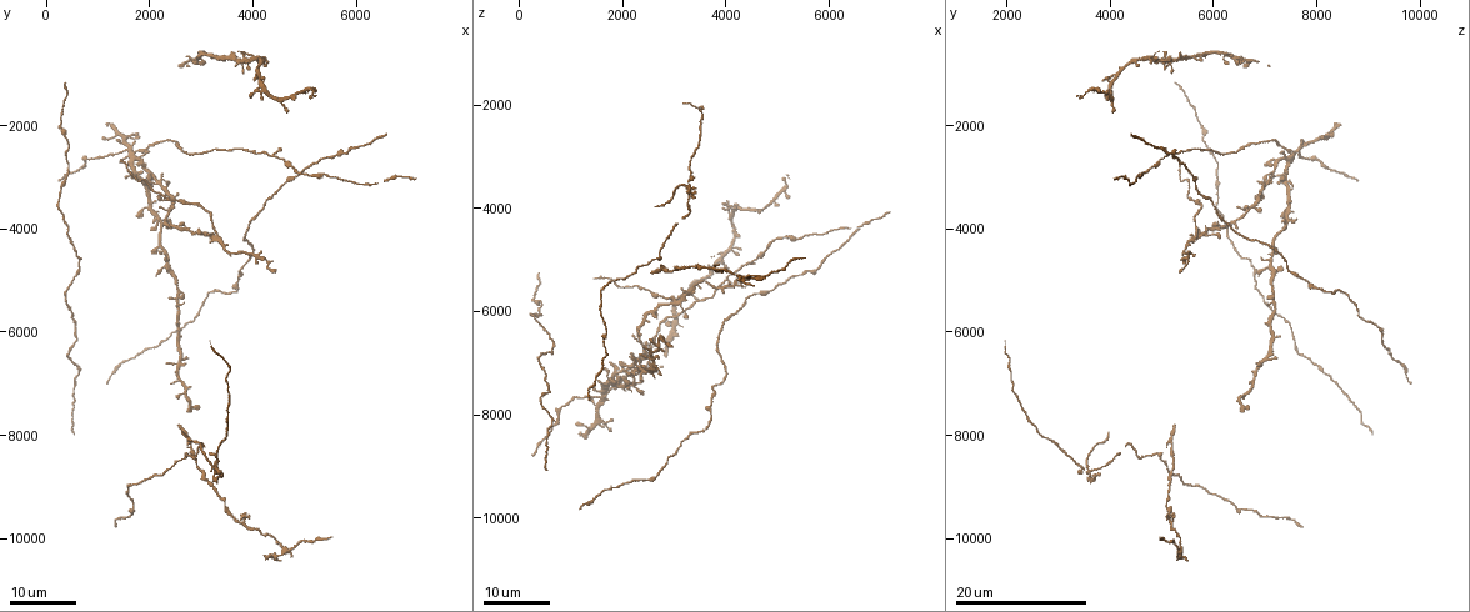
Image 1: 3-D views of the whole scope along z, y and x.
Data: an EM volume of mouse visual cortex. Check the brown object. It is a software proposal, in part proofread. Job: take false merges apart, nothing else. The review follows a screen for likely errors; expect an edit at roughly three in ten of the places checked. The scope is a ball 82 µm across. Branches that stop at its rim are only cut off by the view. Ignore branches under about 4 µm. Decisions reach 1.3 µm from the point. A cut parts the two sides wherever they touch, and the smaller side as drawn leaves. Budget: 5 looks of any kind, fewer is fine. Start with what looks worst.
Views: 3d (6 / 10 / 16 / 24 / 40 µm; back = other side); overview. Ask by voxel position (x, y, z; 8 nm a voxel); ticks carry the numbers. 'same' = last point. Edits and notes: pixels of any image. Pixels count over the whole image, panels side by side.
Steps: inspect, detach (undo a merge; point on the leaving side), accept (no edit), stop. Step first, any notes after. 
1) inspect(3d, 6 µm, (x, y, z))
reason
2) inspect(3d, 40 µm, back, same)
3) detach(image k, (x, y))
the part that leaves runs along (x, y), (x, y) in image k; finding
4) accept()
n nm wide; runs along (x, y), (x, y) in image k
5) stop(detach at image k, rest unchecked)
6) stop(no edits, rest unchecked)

inspect(3d, 24 µm, (4400, 2550, 5100))
branch point

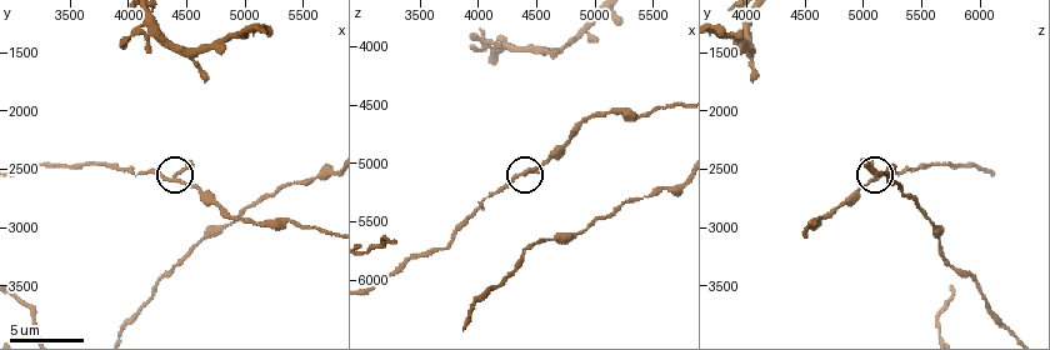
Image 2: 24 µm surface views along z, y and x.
inspect(3d, 10 µm, (4420, 2580, 5100))

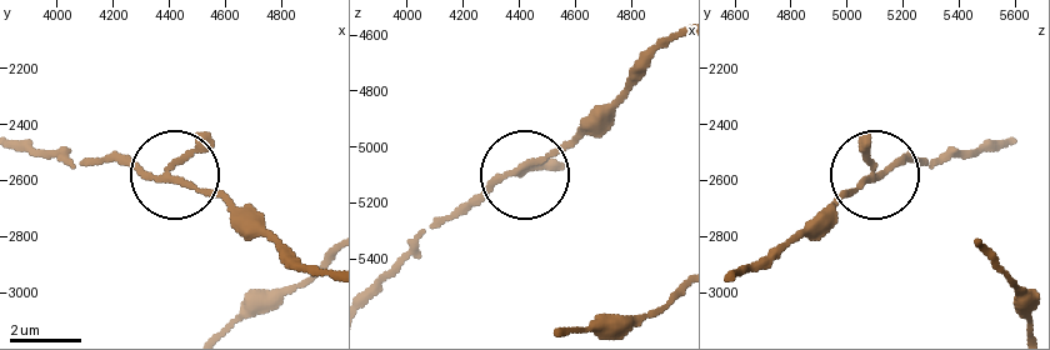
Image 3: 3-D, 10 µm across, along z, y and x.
accept()
150 nm wide; runs along (374, 283), (418, 238), (508, 178), (604, 130) in image 3; continuous, no second neuron

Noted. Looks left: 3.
inspect(3d, 16 µm, (3300, 4150, 5700))

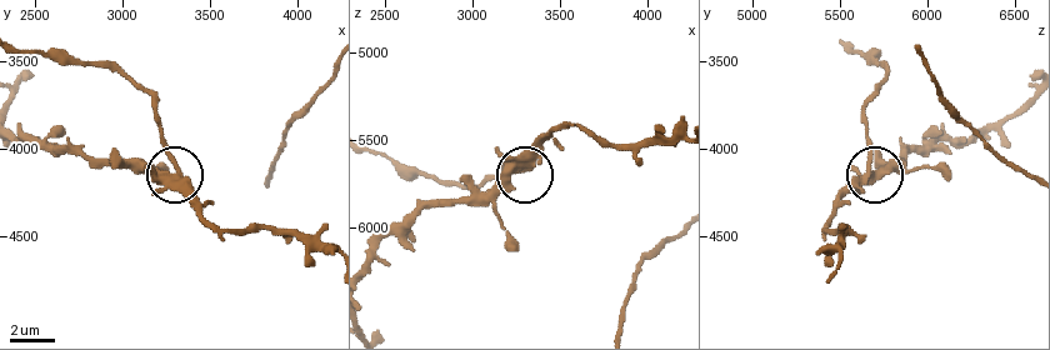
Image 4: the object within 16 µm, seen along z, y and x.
inspect(3d, 6 µm, (3300, 4100, 5680))

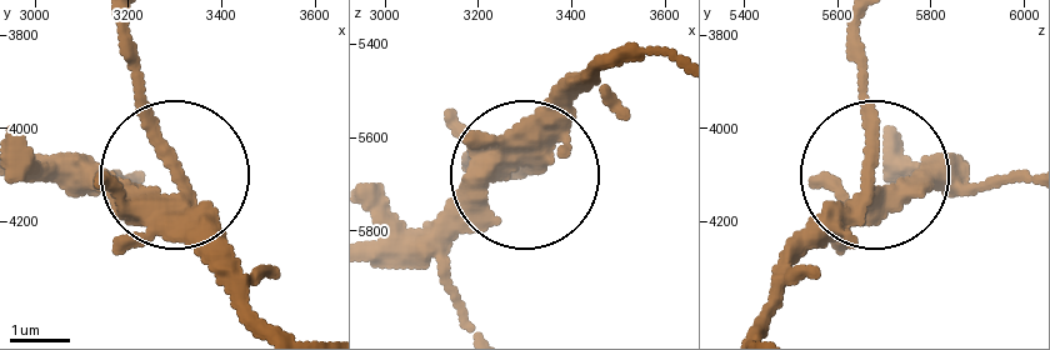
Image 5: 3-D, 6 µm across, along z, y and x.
detach(image 5, (135, 111))
300 nm wide; two neurons meet here

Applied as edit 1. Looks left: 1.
stop(detach at image 5, rest unchecked)

